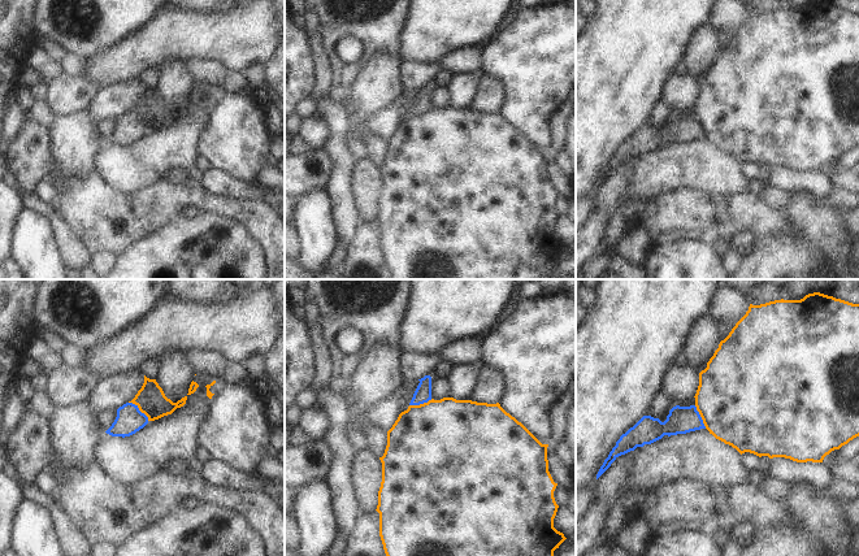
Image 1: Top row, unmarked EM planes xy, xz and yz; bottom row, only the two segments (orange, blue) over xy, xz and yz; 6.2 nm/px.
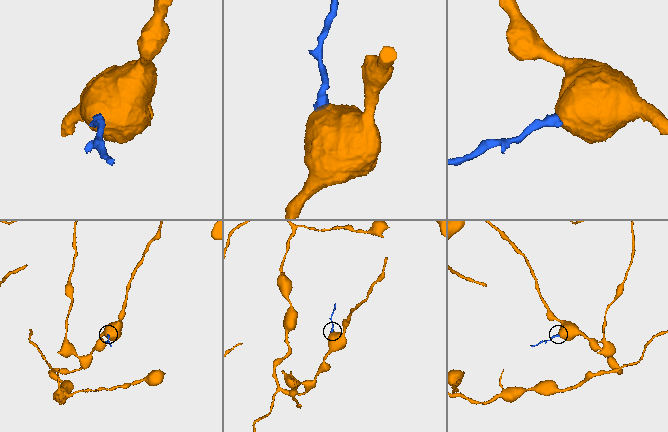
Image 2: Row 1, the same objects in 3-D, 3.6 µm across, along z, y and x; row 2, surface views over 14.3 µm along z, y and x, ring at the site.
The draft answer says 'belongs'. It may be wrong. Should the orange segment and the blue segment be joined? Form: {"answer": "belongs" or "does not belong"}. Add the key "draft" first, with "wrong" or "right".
{"draft": "wrong", "answer": "does not belong"}

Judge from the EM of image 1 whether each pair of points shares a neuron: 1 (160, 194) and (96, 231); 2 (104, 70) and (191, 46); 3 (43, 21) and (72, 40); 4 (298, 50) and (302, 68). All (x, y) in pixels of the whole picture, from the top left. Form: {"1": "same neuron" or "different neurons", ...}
{"1": "same neuron", "2": "same neuron", "3": "same neuron", "4": "same neuron"}

